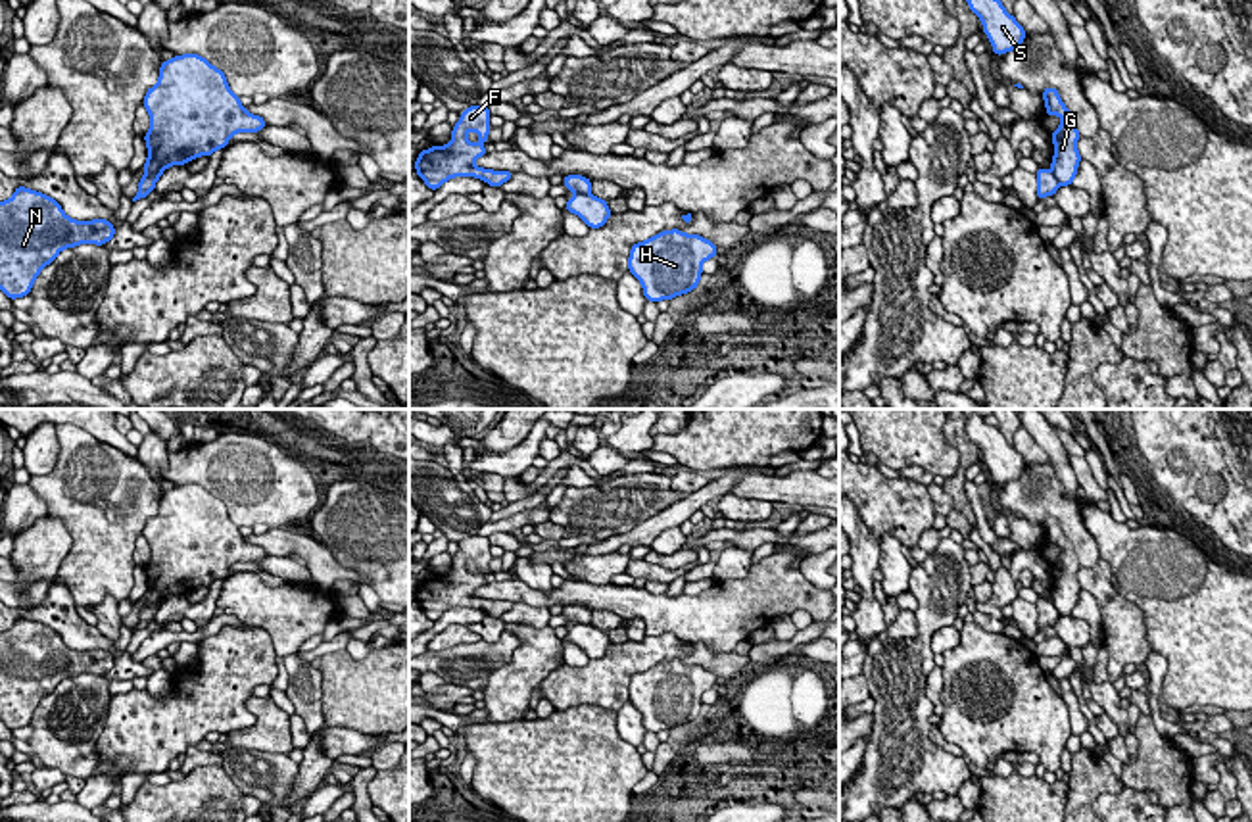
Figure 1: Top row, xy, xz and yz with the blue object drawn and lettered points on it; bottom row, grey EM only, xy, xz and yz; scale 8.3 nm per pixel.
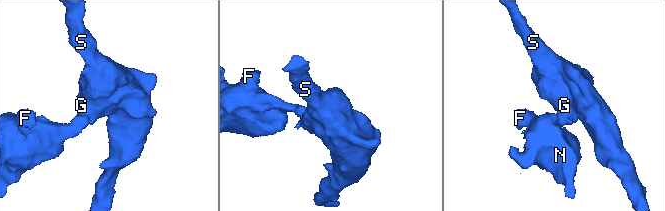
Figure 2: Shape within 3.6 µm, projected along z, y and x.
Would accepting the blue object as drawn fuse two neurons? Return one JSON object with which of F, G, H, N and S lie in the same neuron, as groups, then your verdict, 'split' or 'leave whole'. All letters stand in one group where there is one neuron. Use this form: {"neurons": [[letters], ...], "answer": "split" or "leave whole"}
{"neurons": [["F", "N"], ["G", "H", "S"]], "answer": "split"}

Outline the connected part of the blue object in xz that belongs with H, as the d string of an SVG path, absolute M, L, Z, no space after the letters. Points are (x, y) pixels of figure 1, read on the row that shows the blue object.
M680 229L662 230L645 242L638 242L630 250L628 269L641 282L647 302L672 300L699 286L703 275L701 265L716 257L716 244L701 234L686 234Z

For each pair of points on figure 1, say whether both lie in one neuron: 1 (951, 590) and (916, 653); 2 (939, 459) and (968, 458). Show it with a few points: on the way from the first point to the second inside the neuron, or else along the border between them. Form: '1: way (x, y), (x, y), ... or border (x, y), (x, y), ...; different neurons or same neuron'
1: way (938, 605), (928, 621), (924, 638); same neuron
2: border (941, 429), (959, 454), (959, 469), (949, 479); different neurons

